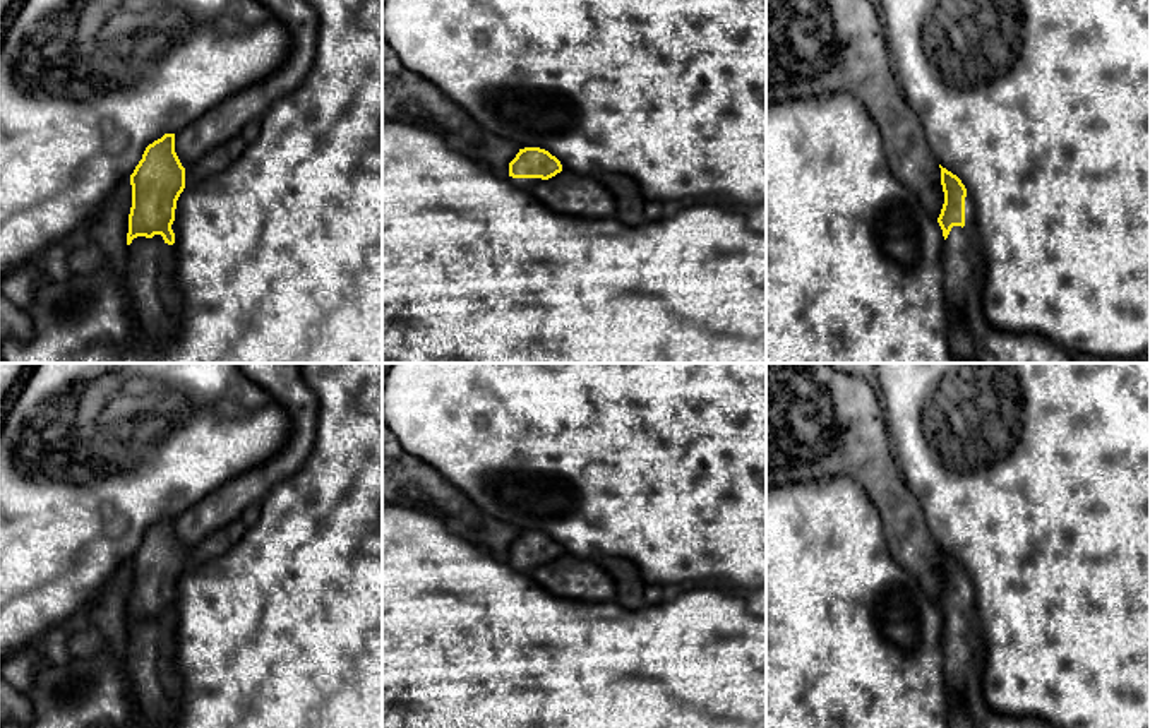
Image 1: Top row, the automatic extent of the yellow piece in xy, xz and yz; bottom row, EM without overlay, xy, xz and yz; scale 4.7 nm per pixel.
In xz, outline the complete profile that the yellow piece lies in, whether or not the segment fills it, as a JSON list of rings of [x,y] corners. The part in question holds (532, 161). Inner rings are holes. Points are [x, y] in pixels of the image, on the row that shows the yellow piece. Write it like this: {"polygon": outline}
{"polygon": [[[524,147],[519,149],[516,158],[509,163],[507,180],[511,185],[530,192],[535,185],[560,171],[560,161],[548,151],[540,147]]]}

